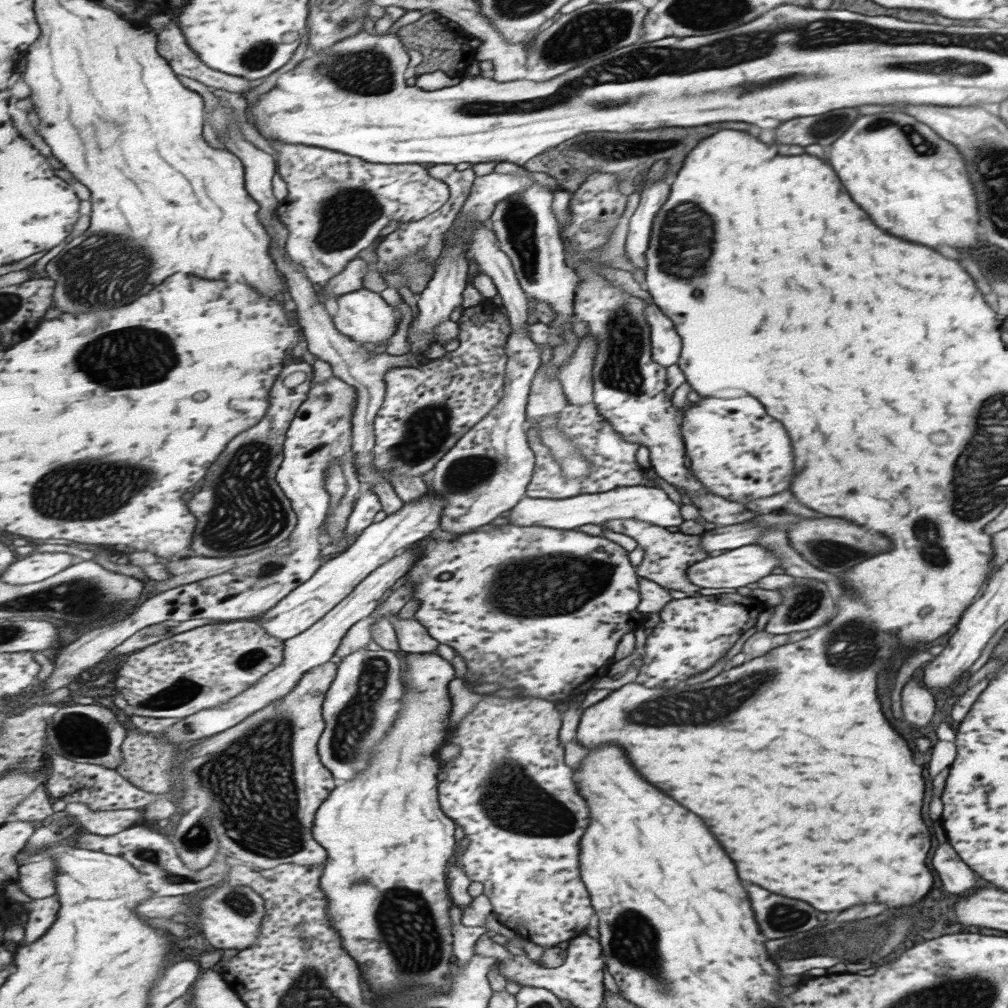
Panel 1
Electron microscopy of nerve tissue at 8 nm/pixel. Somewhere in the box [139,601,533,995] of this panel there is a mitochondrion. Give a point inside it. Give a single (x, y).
(273, 830)

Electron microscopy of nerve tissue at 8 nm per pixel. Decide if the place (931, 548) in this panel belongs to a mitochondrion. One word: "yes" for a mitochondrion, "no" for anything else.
yes

